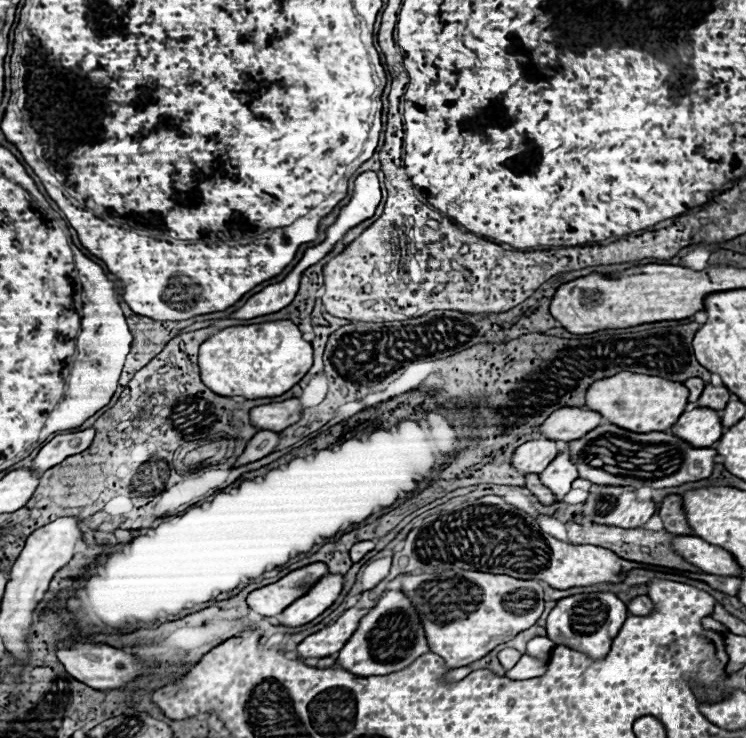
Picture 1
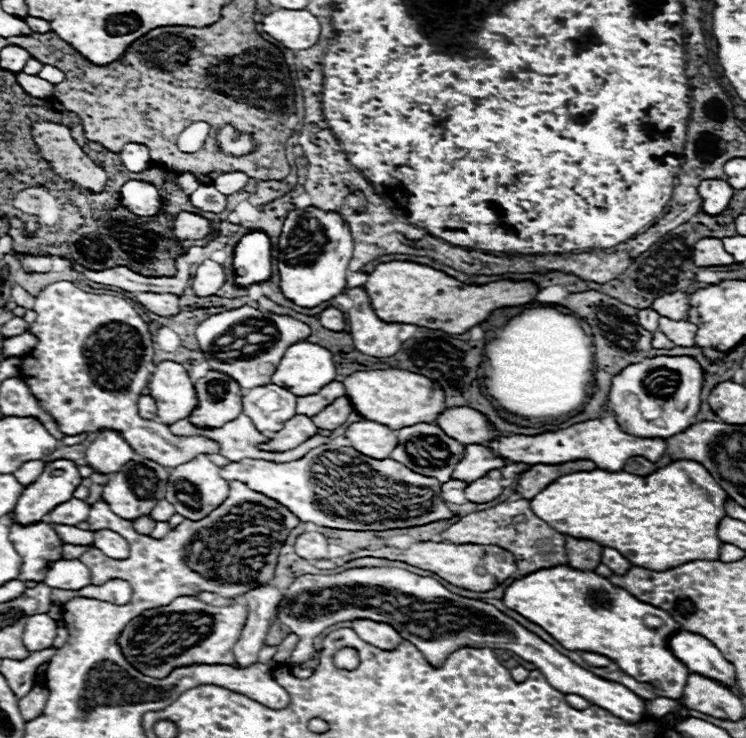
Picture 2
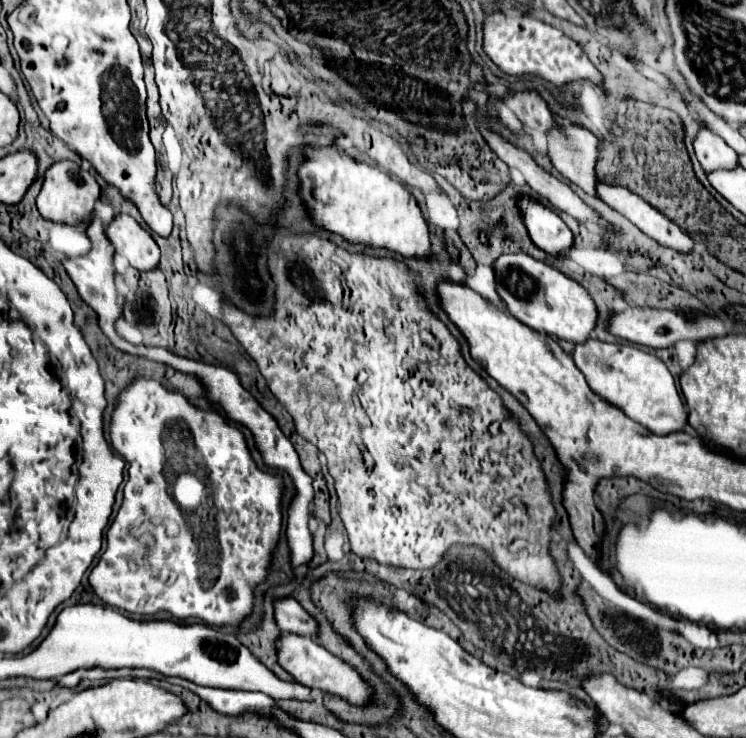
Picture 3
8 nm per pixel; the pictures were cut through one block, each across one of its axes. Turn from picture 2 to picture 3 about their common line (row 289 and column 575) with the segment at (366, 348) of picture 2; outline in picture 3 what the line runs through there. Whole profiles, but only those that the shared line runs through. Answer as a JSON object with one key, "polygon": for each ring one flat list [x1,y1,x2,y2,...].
{"polygon":[[588,340,574,348,574,362,586,376,590,388,610,404,616,404,628,418,650,428,656,434,684,432,686,410,666,364,640,348,628,344,606,344]]}

